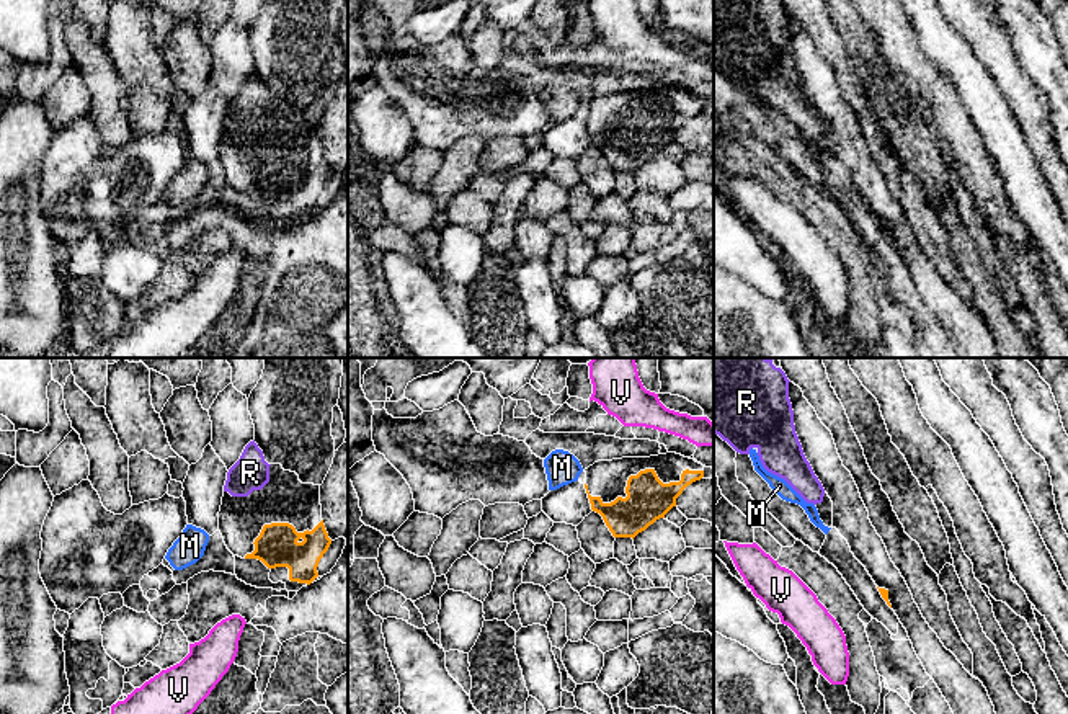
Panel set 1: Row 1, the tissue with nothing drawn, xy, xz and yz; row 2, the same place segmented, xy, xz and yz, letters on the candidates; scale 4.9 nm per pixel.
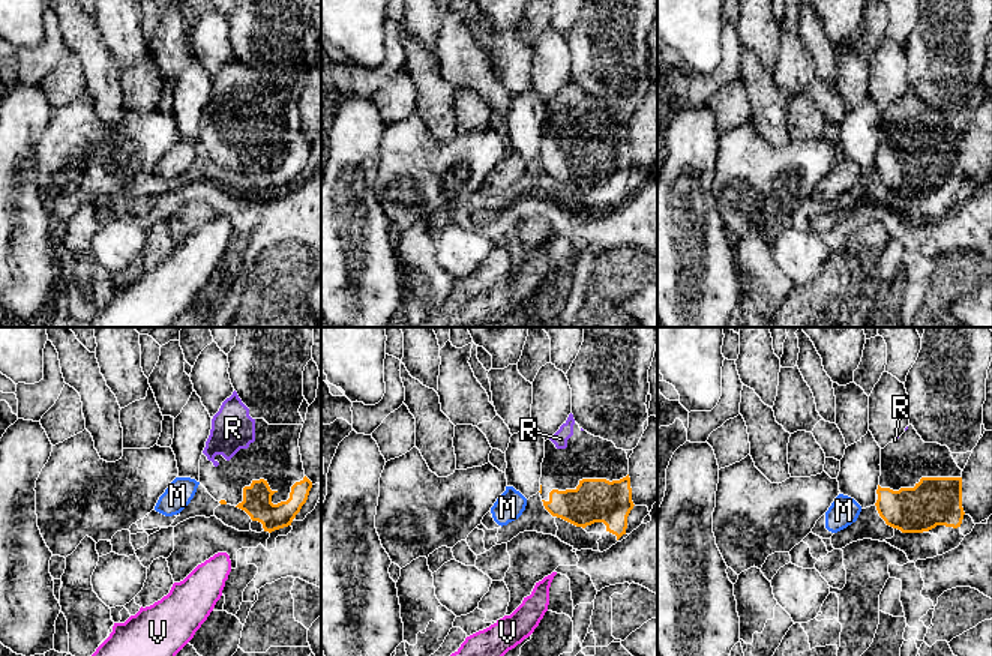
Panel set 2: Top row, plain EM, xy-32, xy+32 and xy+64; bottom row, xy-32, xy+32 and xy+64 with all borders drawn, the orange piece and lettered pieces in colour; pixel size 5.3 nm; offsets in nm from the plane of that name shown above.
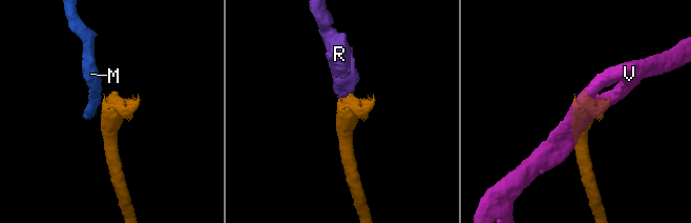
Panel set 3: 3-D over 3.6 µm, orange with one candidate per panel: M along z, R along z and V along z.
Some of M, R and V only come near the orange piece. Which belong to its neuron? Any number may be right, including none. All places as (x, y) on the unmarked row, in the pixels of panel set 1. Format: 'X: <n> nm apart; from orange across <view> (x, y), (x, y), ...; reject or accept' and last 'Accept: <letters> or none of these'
M: 50 nm apart; from orange across xz (585, 118), (577, 113); reject
R: 170 nm apart; from orange across xy (265, 159), (247, 129); accept
V: 120 nm apart; from orange across xz (698, 105), (698, 80); reject
Accept: R

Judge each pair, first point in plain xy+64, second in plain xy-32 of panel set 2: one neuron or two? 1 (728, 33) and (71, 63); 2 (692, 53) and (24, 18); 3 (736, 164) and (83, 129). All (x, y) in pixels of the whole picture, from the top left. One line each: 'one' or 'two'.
1: two
2: one
3: one

